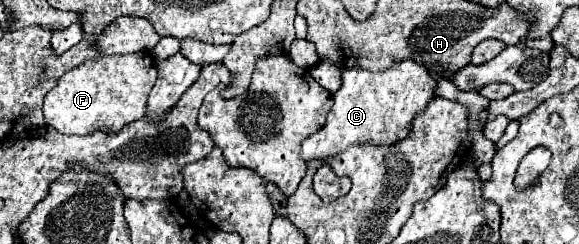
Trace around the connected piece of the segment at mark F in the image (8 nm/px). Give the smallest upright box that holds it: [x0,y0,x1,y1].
[44,53,158,135]

